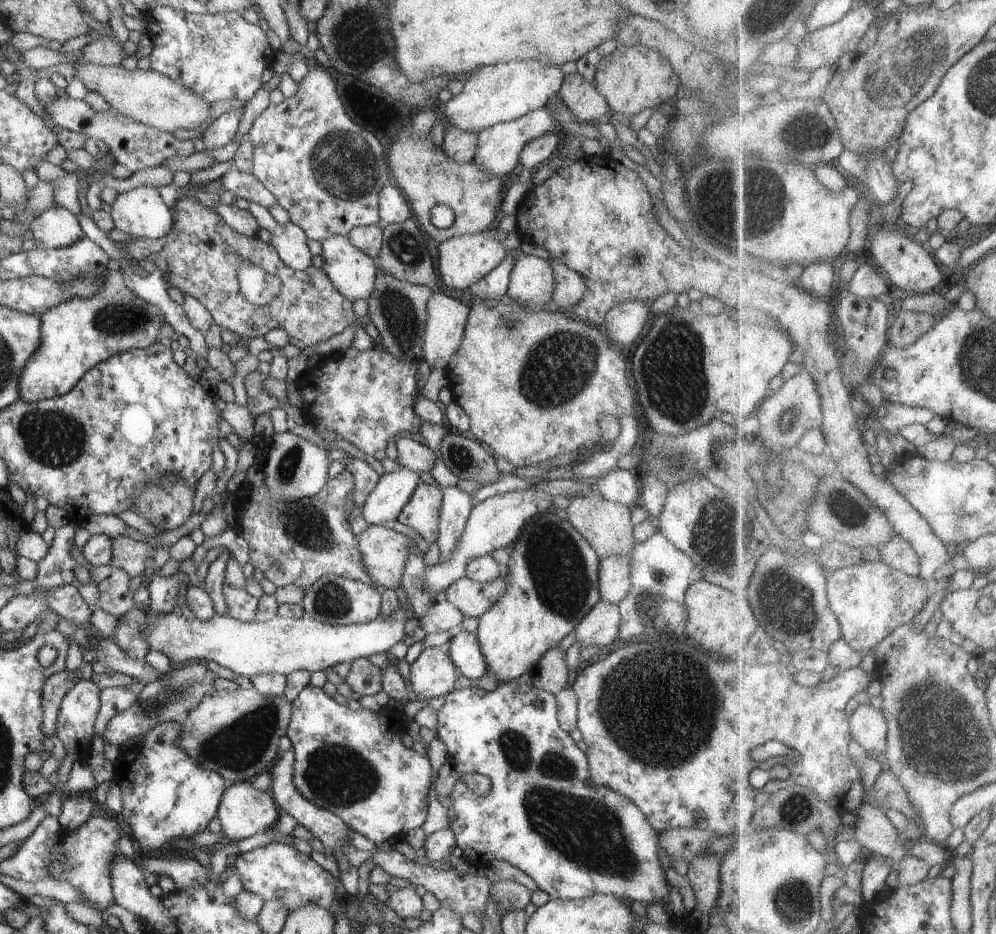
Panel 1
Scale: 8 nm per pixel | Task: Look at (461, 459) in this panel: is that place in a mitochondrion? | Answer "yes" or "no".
yes

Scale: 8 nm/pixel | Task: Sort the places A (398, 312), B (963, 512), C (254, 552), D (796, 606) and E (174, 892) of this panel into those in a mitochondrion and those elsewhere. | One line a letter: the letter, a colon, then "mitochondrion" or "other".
A: mitochondrion
B: mitochondrion
C: other
D: mitochondrion
E: other

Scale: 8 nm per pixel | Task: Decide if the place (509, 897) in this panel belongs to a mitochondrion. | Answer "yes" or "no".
yes

